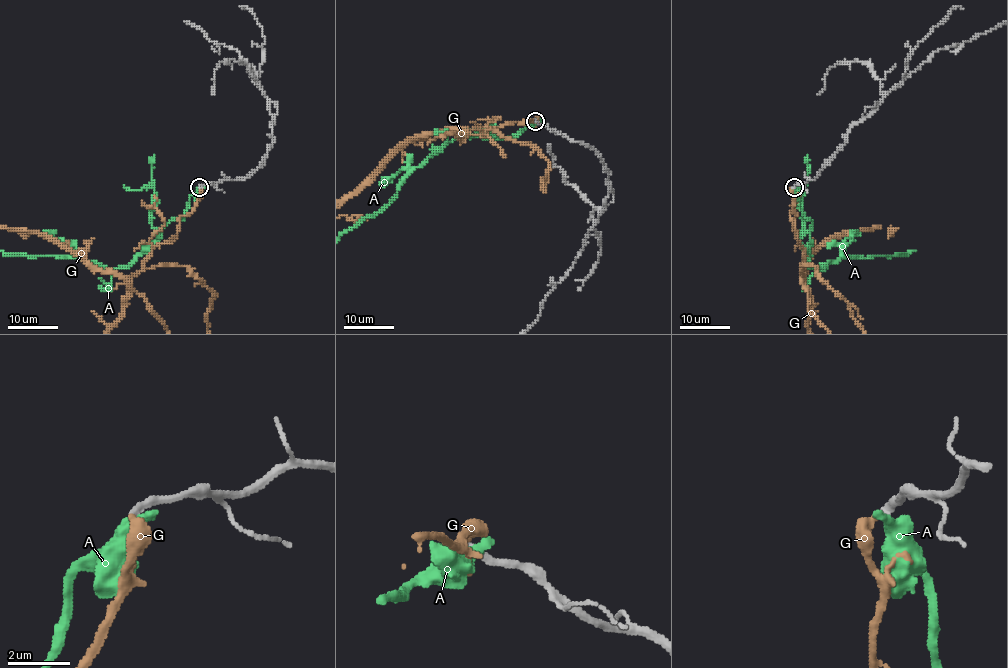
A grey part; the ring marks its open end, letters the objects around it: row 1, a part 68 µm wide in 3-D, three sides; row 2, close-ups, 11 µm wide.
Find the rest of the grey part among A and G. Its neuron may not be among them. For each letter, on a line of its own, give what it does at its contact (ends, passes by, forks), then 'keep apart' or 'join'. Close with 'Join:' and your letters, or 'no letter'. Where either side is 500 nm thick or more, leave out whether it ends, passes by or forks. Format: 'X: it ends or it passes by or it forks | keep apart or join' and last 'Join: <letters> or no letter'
A: keep apart
G: it ends | join
Join: G

